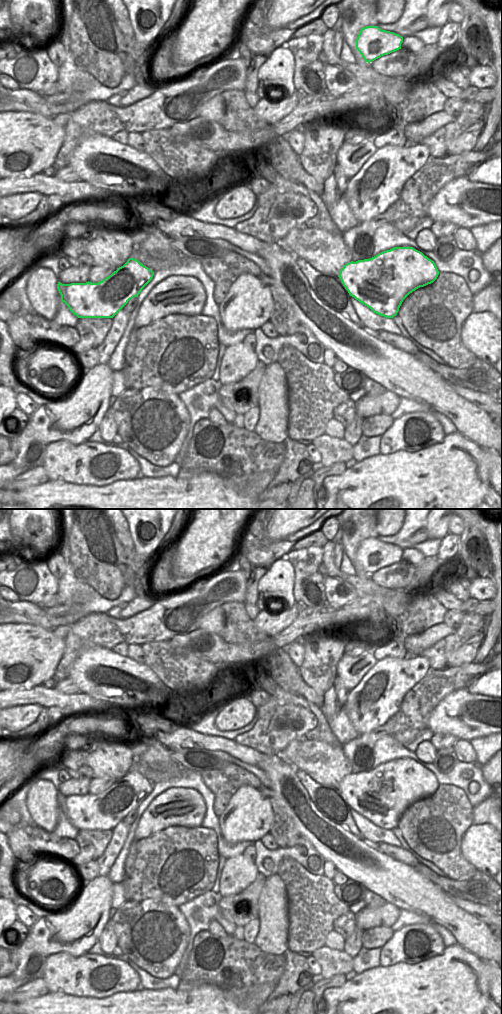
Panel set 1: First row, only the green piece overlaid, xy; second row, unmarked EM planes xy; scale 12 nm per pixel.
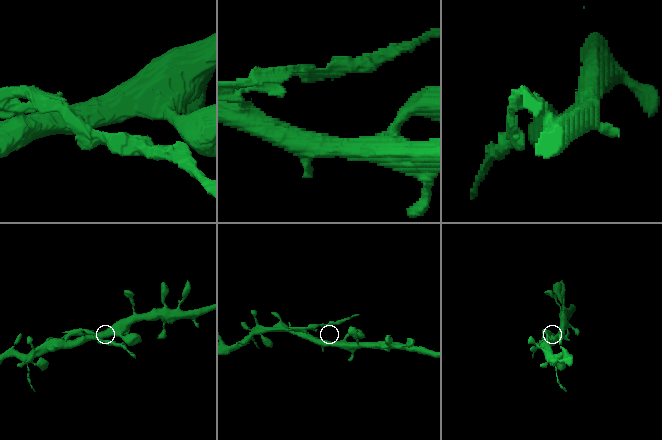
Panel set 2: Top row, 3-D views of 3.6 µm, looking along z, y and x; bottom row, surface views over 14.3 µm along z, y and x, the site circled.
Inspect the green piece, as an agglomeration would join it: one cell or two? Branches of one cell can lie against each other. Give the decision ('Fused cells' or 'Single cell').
Fused cells.

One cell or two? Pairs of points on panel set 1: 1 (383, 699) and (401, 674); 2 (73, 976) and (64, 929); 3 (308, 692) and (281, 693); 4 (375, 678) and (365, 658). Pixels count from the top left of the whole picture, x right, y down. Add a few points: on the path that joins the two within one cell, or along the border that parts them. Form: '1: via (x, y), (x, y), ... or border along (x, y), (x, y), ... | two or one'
1: via (385, 693), (395, 680) | one
2: border along (87, 952), (77, 956), (58, 952), (46, 957) | two
3: border along (292, 690), (315, 704) | two
4: border along (377, 661), (356, 686) | two

